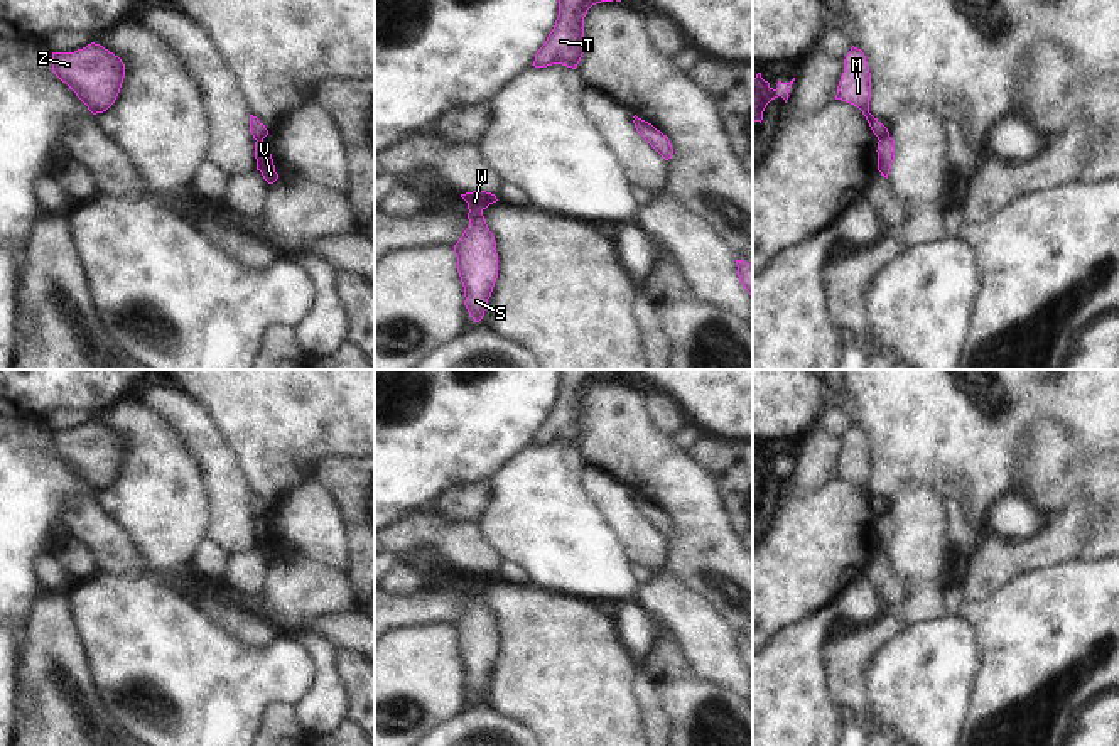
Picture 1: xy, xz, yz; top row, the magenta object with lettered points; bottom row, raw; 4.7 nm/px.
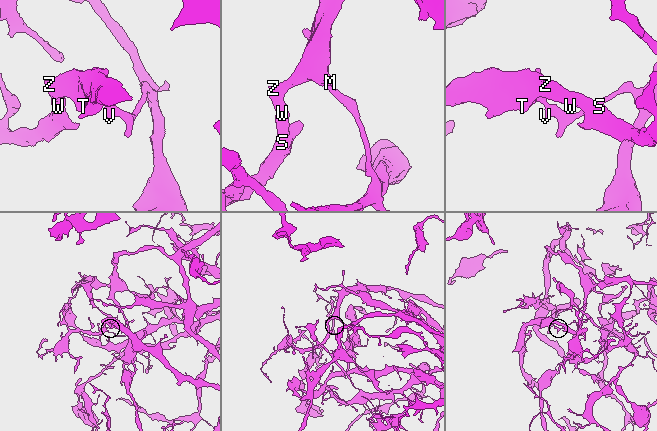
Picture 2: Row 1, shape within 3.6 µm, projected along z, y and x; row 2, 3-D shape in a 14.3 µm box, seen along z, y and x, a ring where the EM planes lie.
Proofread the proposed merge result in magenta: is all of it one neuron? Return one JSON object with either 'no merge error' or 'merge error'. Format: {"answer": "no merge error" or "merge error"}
{"answer": "merge error"}

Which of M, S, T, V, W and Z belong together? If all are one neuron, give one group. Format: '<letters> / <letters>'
M S T W Z / V

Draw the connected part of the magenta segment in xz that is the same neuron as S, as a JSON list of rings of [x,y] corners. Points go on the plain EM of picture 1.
[[[486,569],[466,570],[461,576],[468,581],[469,604],[454,623],[454,631],[464,665],[464,684],[474,700],[479,700],[498,657],[496,619],[484,599],[483,589],[498,577]]]

